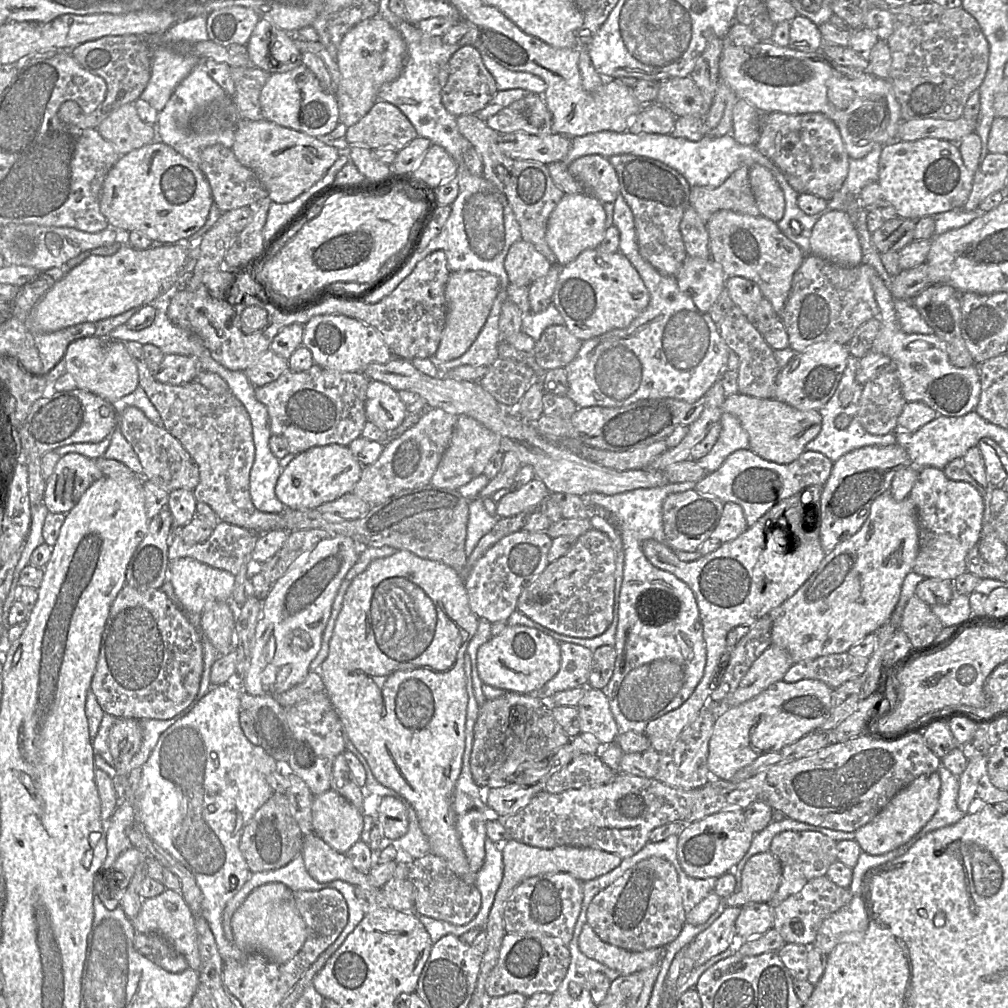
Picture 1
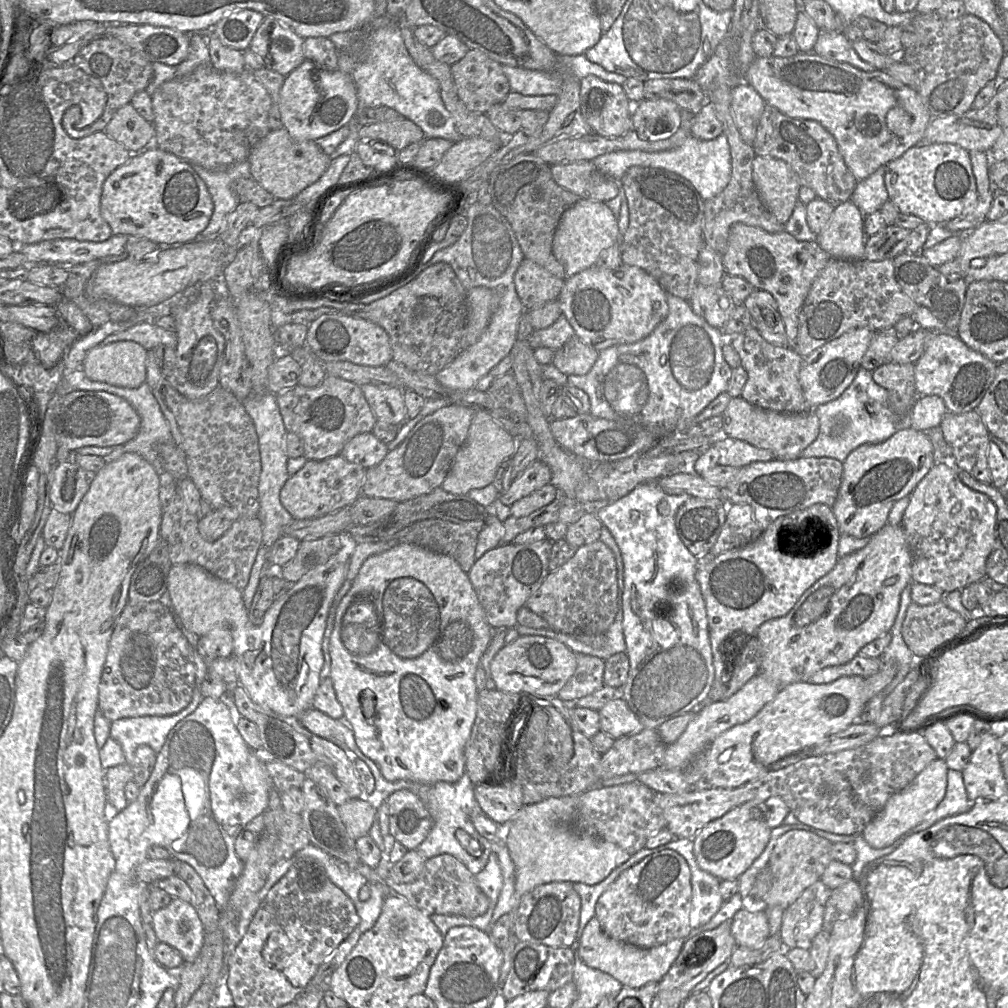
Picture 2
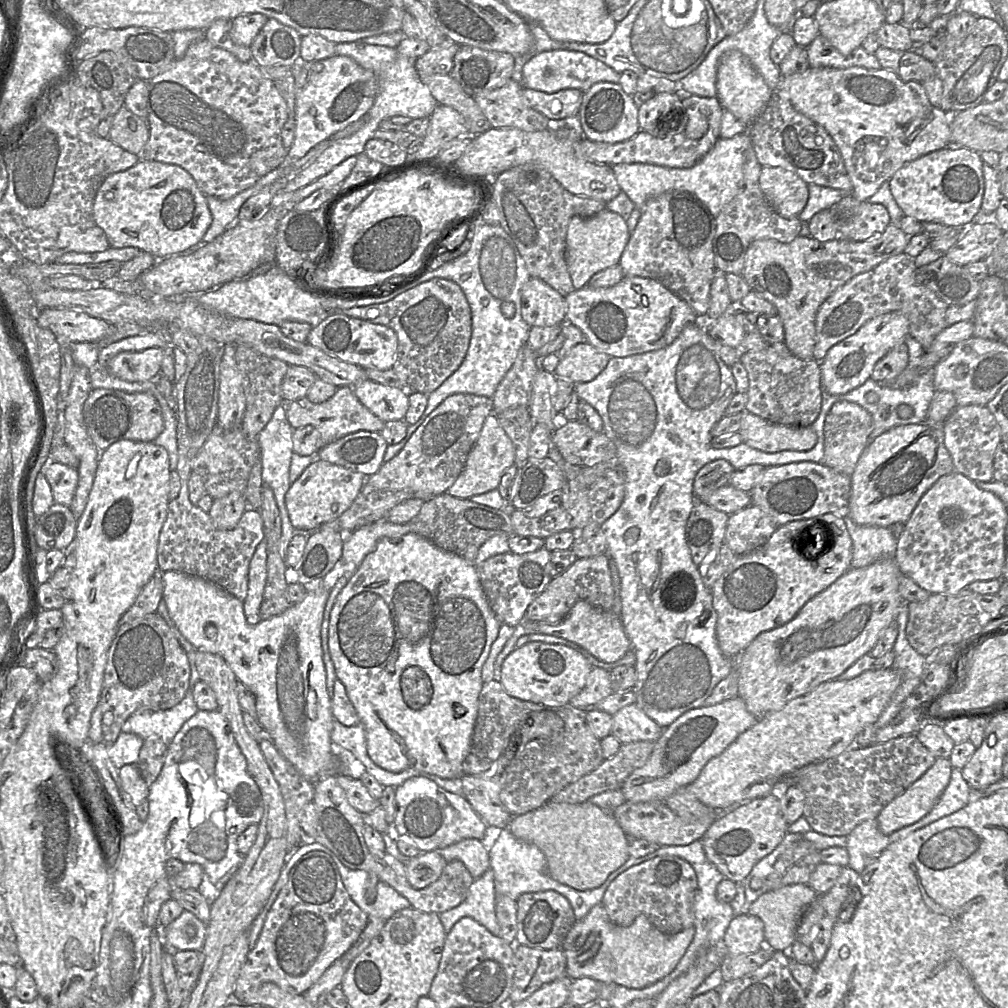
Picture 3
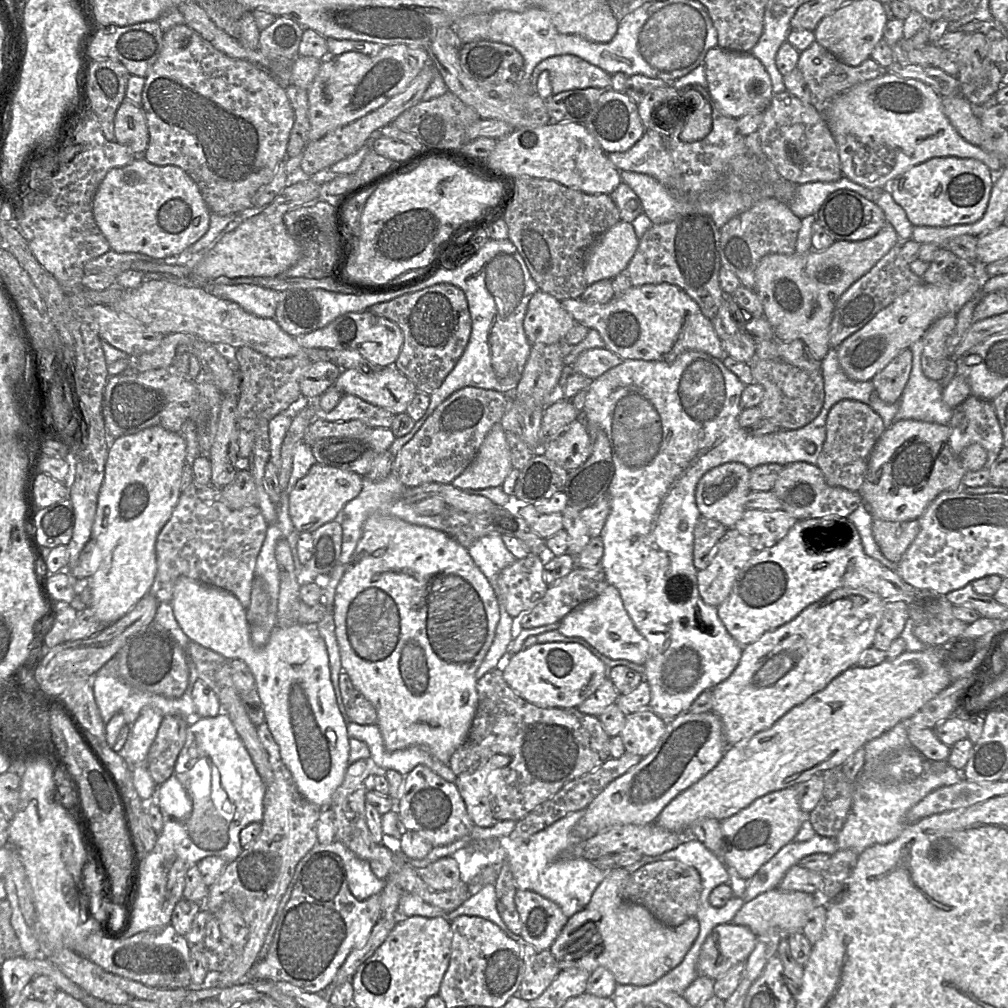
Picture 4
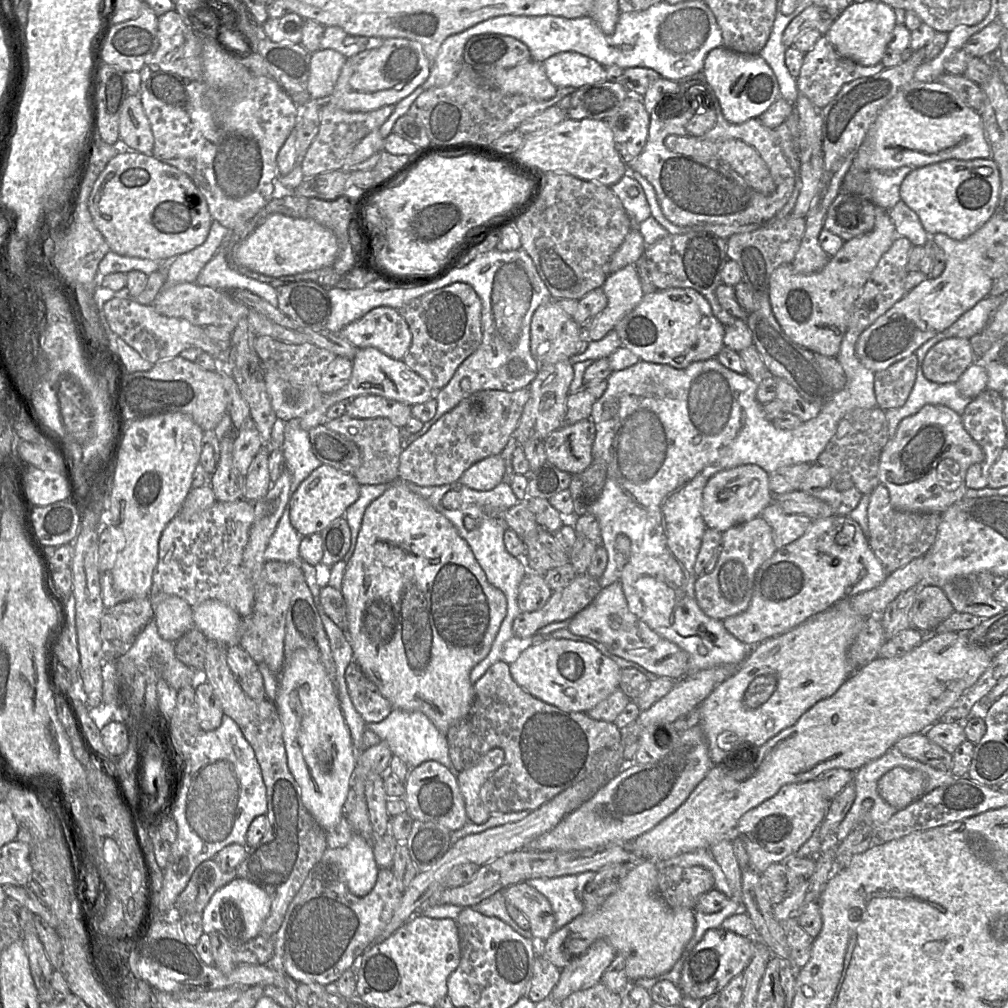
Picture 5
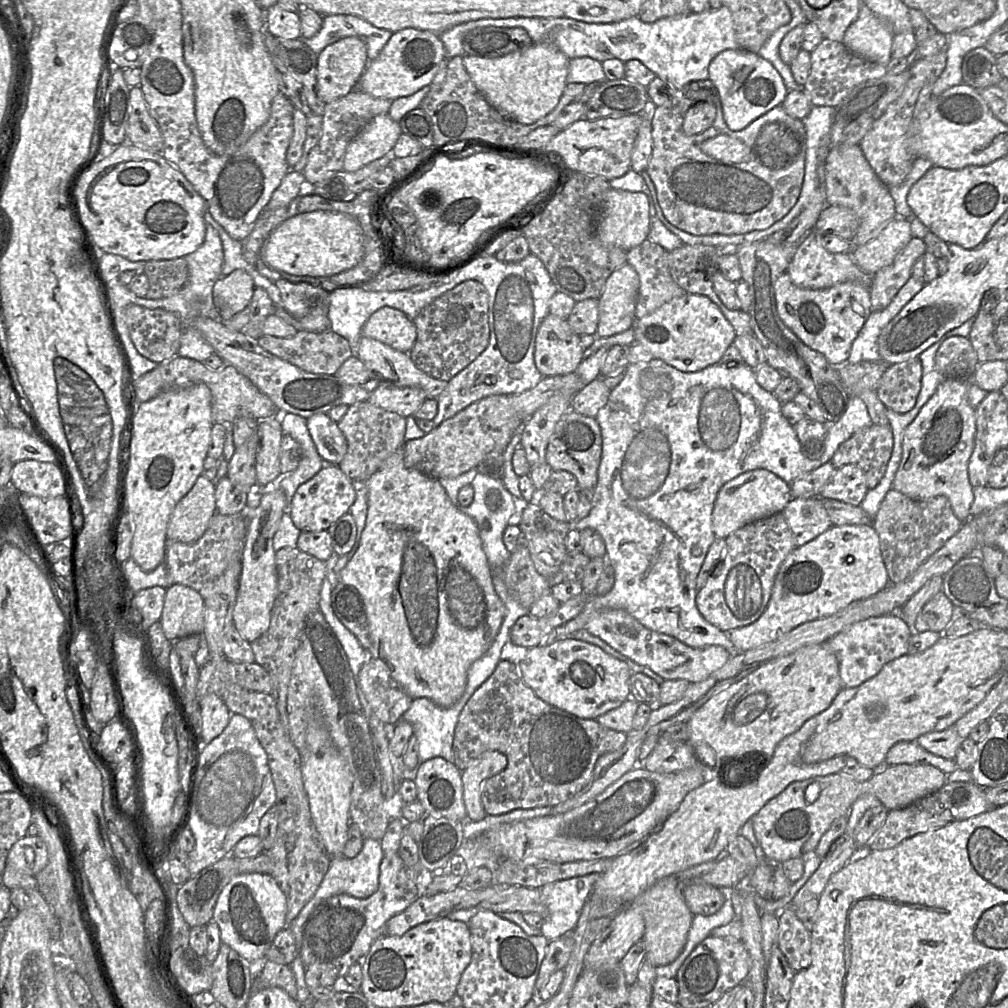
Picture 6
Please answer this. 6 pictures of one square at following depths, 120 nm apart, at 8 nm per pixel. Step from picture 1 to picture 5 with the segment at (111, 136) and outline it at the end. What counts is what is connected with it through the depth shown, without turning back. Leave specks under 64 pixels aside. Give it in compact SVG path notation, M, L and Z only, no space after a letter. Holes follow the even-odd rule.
M129 94L119 119L119 139L133 150L152 155L154 137L139 95Z

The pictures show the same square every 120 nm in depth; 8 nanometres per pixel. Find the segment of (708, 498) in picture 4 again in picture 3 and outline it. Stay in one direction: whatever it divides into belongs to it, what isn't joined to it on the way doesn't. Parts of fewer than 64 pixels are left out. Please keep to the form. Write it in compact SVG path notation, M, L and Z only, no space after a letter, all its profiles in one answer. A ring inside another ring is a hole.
M723 459L705 464L694 479L695 500L705 502L713 491L724 485L729 485L729 479L734 470L728 461Z

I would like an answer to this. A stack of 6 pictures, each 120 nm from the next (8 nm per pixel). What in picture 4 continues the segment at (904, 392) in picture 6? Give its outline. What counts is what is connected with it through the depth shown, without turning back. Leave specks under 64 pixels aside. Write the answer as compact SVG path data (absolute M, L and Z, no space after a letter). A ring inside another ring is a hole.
M901 351L871 379L875 390L886 403L899 402L912 368L912 352Z

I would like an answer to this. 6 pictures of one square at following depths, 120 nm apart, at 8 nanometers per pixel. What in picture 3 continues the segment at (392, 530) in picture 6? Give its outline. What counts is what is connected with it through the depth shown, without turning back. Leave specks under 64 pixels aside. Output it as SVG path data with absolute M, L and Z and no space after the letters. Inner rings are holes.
M406 533L396 538L382 538L378 541L337 595L330 613L328 634L329 652L336 677L345 686L347 696L356 709L360 725L365 731L368 756L377 766L393 773L417 769L444 779L456 779L463 776L462 763L471 746L478 714L478 697L484 683L481 679L482 667L498 636L500 626L501 622L485 598L474 564L438 548L415 533Z

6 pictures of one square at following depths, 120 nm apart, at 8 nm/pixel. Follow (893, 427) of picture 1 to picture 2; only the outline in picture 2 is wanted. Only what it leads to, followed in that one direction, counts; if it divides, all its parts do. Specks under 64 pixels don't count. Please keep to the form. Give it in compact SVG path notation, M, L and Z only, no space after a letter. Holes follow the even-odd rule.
M886 363L871 371L873 381L888 391L888 408L897 420L908 416L917 399L914 363Z

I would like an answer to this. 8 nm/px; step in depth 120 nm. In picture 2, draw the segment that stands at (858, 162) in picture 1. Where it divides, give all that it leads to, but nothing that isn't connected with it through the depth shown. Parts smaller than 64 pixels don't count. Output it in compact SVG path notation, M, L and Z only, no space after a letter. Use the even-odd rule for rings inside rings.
M884 167L878 168L866 179L856 183L850 199L866 216L875 211L889 200L884 183Z

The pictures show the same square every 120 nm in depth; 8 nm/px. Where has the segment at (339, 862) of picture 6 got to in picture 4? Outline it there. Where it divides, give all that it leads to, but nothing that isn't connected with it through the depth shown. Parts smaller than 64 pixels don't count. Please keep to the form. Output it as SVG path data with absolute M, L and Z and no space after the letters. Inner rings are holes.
M334 841L328 845L317 843L309 853L317 854L324 851L330 851L342 859L348 888L356 899L365 900L380 893L385 887L385 879L379 879L374 875L369 861L358 858L342 842Z

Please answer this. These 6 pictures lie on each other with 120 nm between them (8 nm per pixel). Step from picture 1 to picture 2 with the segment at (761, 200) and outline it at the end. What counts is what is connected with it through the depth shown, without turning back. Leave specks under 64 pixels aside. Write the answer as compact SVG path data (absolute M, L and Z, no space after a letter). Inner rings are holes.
M755 155L752 177L766 208L785 224L799 199L801 184L795 172L781 159Z

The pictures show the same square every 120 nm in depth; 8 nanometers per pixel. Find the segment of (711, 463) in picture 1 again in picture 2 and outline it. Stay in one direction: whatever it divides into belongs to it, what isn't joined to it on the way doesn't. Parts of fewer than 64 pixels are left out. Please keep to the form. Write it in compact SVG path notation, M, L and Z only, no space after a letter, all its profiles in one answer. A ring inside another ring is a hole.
M726 437L713 445L719 452L718 465L721 466L741 468L755 461L776 459L769 450L757 448L747 442L731 437Z

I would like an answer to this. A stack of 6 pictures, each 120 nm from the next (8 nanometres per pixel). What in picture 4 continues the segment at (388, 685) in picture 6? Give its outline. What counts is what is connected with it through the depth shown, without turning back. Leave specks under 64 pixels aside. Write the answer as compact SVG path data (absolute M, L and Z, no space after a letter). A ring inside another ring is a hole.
M341 670L339 689L349 722L374 725L377 713L373 705L354 687L348 674Z

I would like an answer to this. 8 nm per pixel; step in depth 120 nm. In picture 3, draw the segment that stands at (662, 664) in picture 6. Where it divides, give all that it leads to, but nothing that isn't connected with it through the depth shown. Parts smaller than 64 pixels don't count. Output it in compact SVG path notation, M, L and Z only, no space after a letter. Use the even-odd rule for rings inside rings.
M577 602L557 624L531 621L524 617L520 625L534 633L552 635L571 641L606 663L618 661L631 649L631 641L623 627L621 615L615 614L612 610L595 608L587 602Z

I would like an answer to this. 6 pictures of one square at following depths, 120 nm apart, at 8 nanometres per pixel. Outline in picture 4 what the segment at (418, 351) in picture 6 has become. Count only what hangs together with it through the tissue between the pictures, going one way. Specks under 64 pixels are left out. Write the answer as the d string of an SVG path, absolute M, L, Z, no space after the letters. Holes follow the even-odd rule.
M436 284L372 305L367 311L399 326L404 341L393 367L408 378L418 392L428 395L442 385L463 355L470 339L472 320L468 302L463 290L452 284Z

